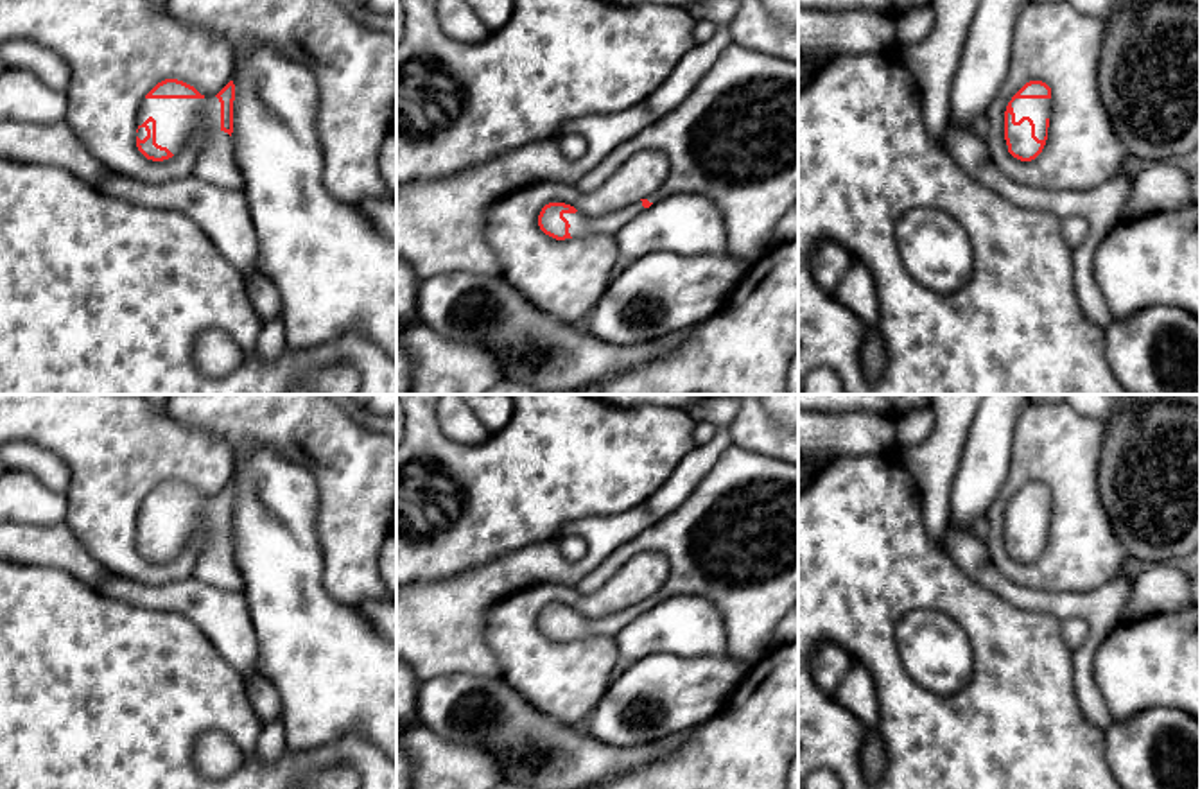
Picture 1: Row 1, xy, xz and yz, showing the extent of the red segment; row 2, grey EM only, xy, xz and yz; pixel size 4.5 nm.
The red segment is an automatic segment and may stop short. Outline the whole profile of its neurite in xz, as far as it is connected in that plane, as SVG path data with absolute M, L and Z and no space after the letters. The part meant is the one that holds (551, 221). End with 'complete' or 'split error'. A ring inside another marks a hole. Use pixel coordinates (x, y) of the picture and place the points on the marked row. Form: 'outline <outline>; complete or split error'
outline M735 43L728 45L678 108L613 149L576 186L583 194L597 192L642 151L660 151L669 161L669 174L657 192L601 217L587 217L565 203L549 203L538 215L540 230L556 240L592 233L615 237L628 221L660 199L696 192L721 210L726 253L757 262L777 246L777 224L798 204L798 65Z; split error

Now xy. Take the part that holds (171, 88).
outline M178 79L158 82L138 109L138 151L147 160L163 161L196 140L199 158L194 176L221 188L240 190L244 179L231 140L233 100L233 81L215 97L204 97Z; split error

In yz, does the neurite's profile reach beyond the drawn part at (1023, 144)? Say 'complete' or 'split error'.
split error

